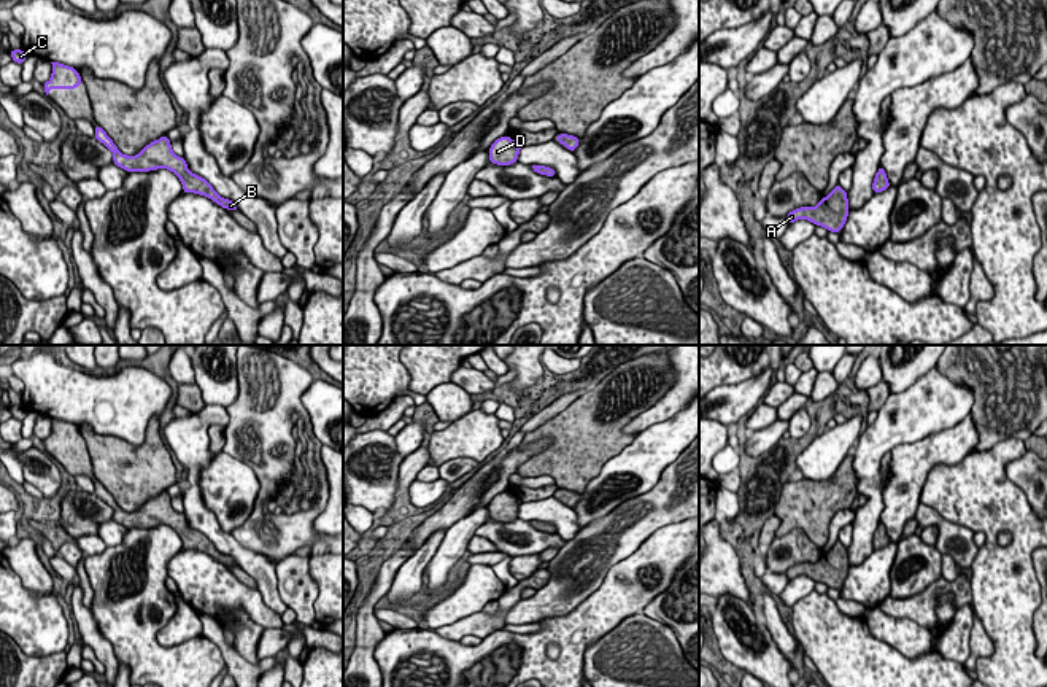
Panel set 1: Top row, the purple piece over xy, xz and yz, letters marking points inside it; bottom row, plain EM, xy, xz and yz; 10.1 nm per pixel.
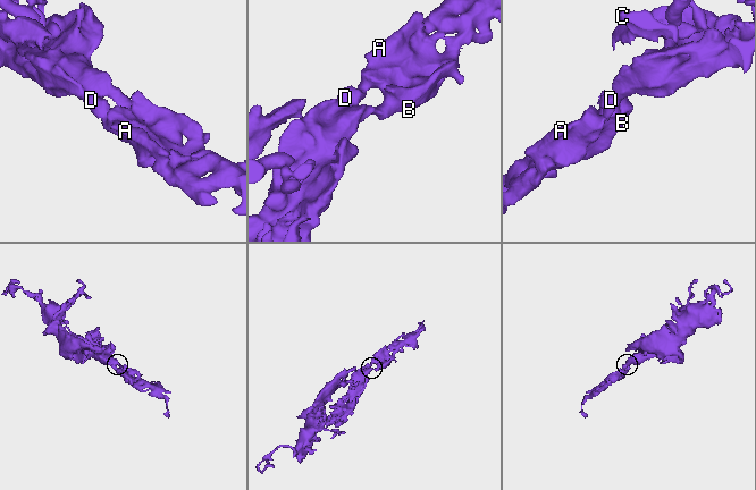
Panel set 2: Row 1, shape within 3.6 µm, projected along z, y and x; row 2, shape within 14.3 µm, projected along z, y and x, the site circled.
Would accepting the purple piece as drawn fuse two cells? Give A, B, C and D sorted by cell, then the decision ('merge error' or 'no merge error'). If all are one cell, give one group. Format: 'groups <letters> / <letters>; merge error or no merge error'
groups A B C D; no merge error

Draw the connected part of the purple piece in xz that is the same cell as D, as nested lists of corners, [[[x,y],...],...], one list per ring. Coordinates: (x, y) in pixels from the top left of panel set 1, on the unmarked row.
[[[508,491],[496,495],[488,506],[489,520],[512,522],[518,518],[521,503],[523,501],[520,498],[512,496]]]

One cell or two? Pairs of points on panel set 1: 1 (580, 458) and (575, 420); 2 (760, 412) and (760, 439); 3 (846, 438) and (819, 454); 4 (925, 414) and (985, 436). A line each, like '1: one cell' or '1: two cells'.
1: one cell
2: two cells
3: one cell
4: two cells

